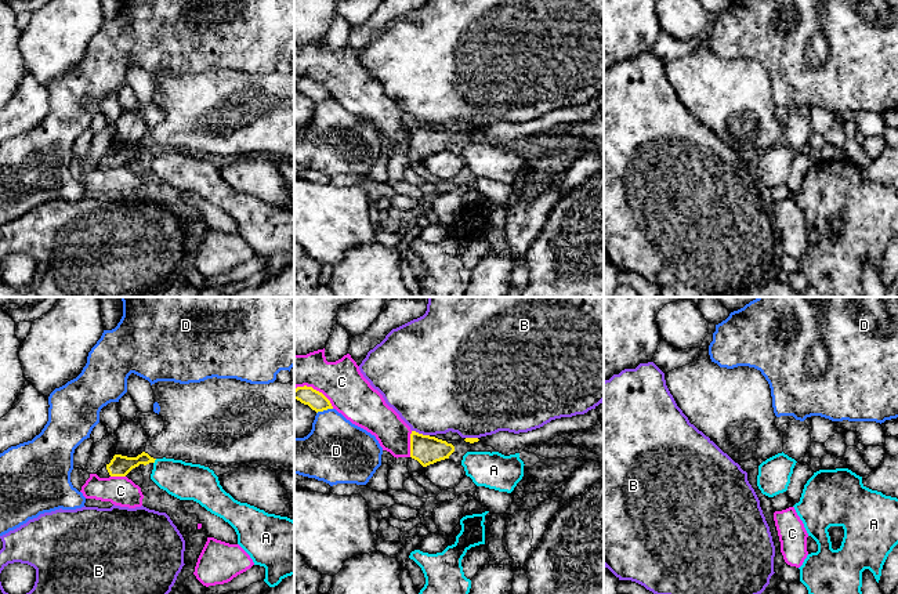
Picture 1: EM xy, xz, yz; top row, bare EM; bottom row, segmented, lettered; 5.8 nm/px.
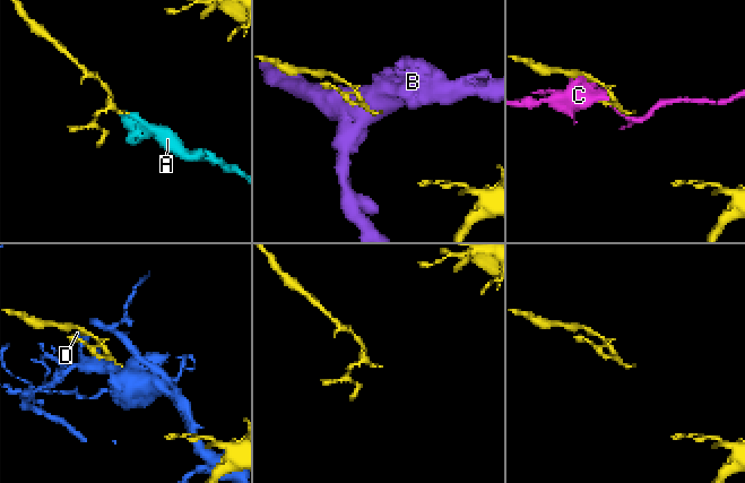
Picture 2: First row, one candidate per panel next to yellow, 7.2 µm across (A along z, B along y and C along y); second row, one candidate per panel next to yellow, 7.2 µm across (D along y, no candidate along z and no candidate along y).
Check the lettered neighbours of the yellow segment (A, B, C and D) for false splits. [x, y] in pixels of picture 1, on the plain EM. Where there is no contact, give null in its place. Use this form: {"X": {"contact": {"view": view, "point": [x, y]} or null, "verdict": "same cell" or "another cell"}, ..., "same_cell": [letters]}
{"A": {"contact": {"view": "xy", "point": [154, 152]}, "verdict": "another cell"}, "B": {"contact": {"view": "xz", "point": [420, 125]}, "verdict": "another cell"}, "C": {"contact": {"view": "xz", "point": [411, 134]}, "verdict": "another cell"}, "D": {"contact": {"view": "xz", "point": [323, 100]}, "verdict": "another cell"}, "same_cell": []}

